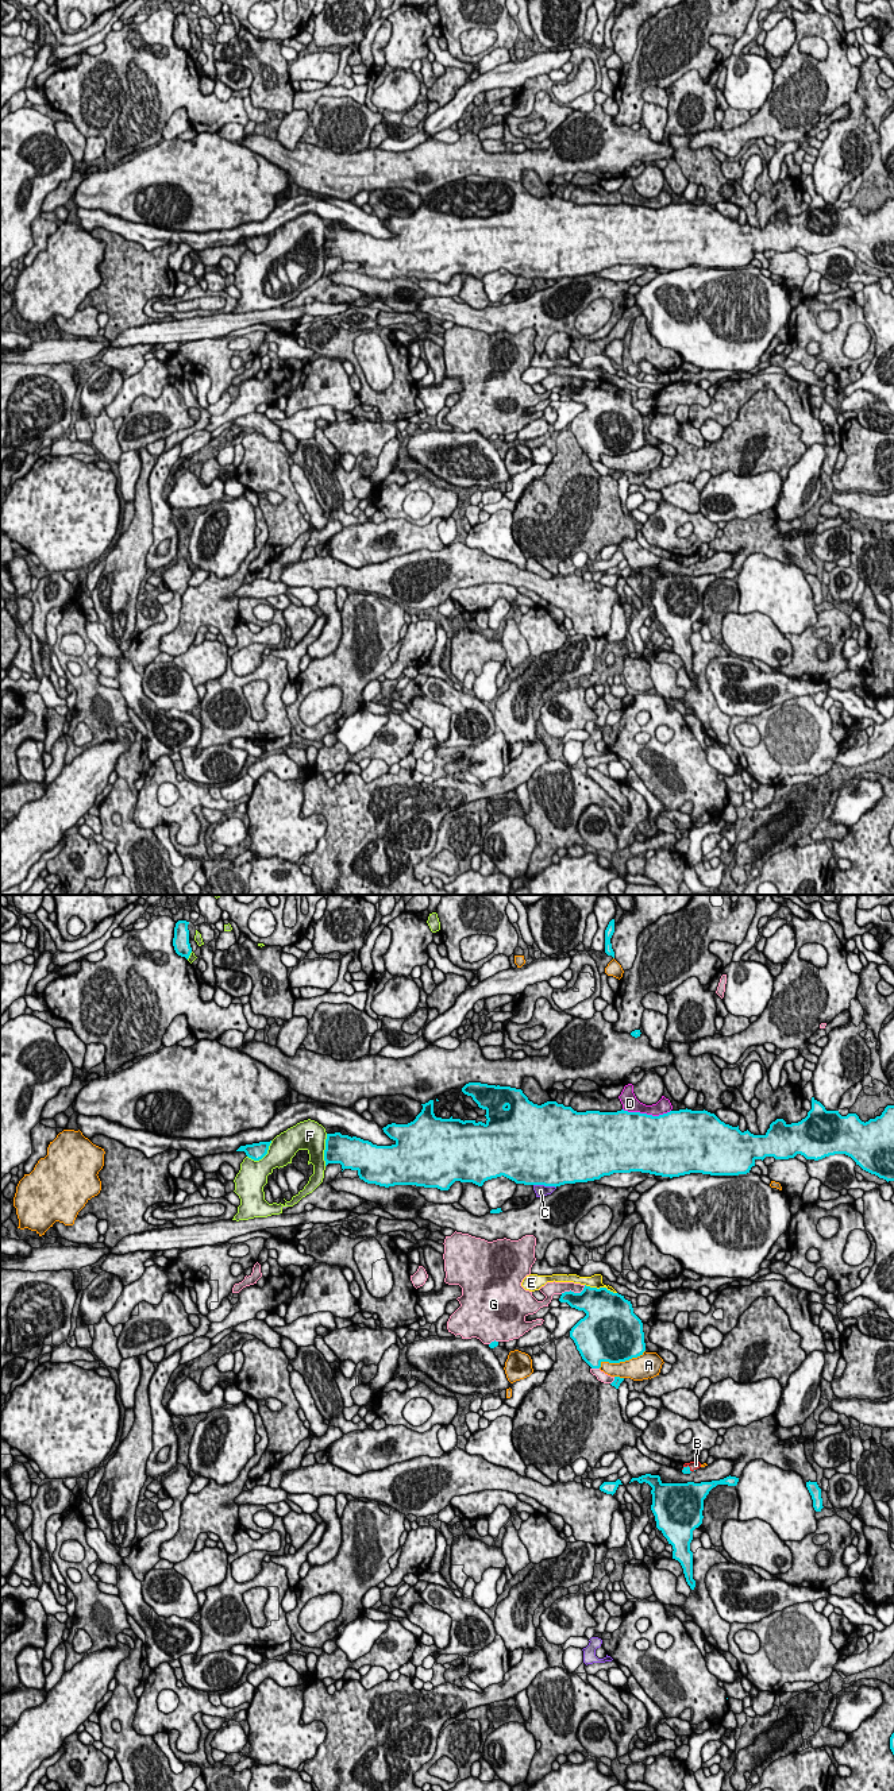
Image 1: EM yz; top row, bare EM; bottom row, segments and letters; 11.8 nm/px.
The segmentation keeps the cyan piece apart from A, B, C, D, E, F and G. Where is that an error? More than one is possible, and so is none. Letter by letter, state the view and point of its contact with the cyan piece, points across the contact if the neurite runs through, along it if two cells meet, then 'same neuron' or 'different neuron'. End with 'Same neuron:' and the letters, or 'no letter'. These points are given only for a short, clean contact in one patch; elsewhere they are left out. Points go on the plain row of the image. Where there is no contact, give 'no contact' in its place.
A: contact yz (620, 454); different neuron
B: contact yz (688, 559); way yz (686, 563), (688, 559), (696, 558); same neuron
C: contact yz (544, 278); different neuron
D: contact yz (646, 207); different neuron
E: contact yz (601, 381); different neuron
F: contact yz (262, 250); different neuron
G: contact yz (573, 385); different neuron
Same neuron: B

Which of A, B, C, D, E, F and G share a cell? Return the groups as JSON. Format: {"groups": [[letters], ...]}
{"groups": [["A"], ["B"], ["C"], ["D"], ["E"], ["F"], ["G"]]}

